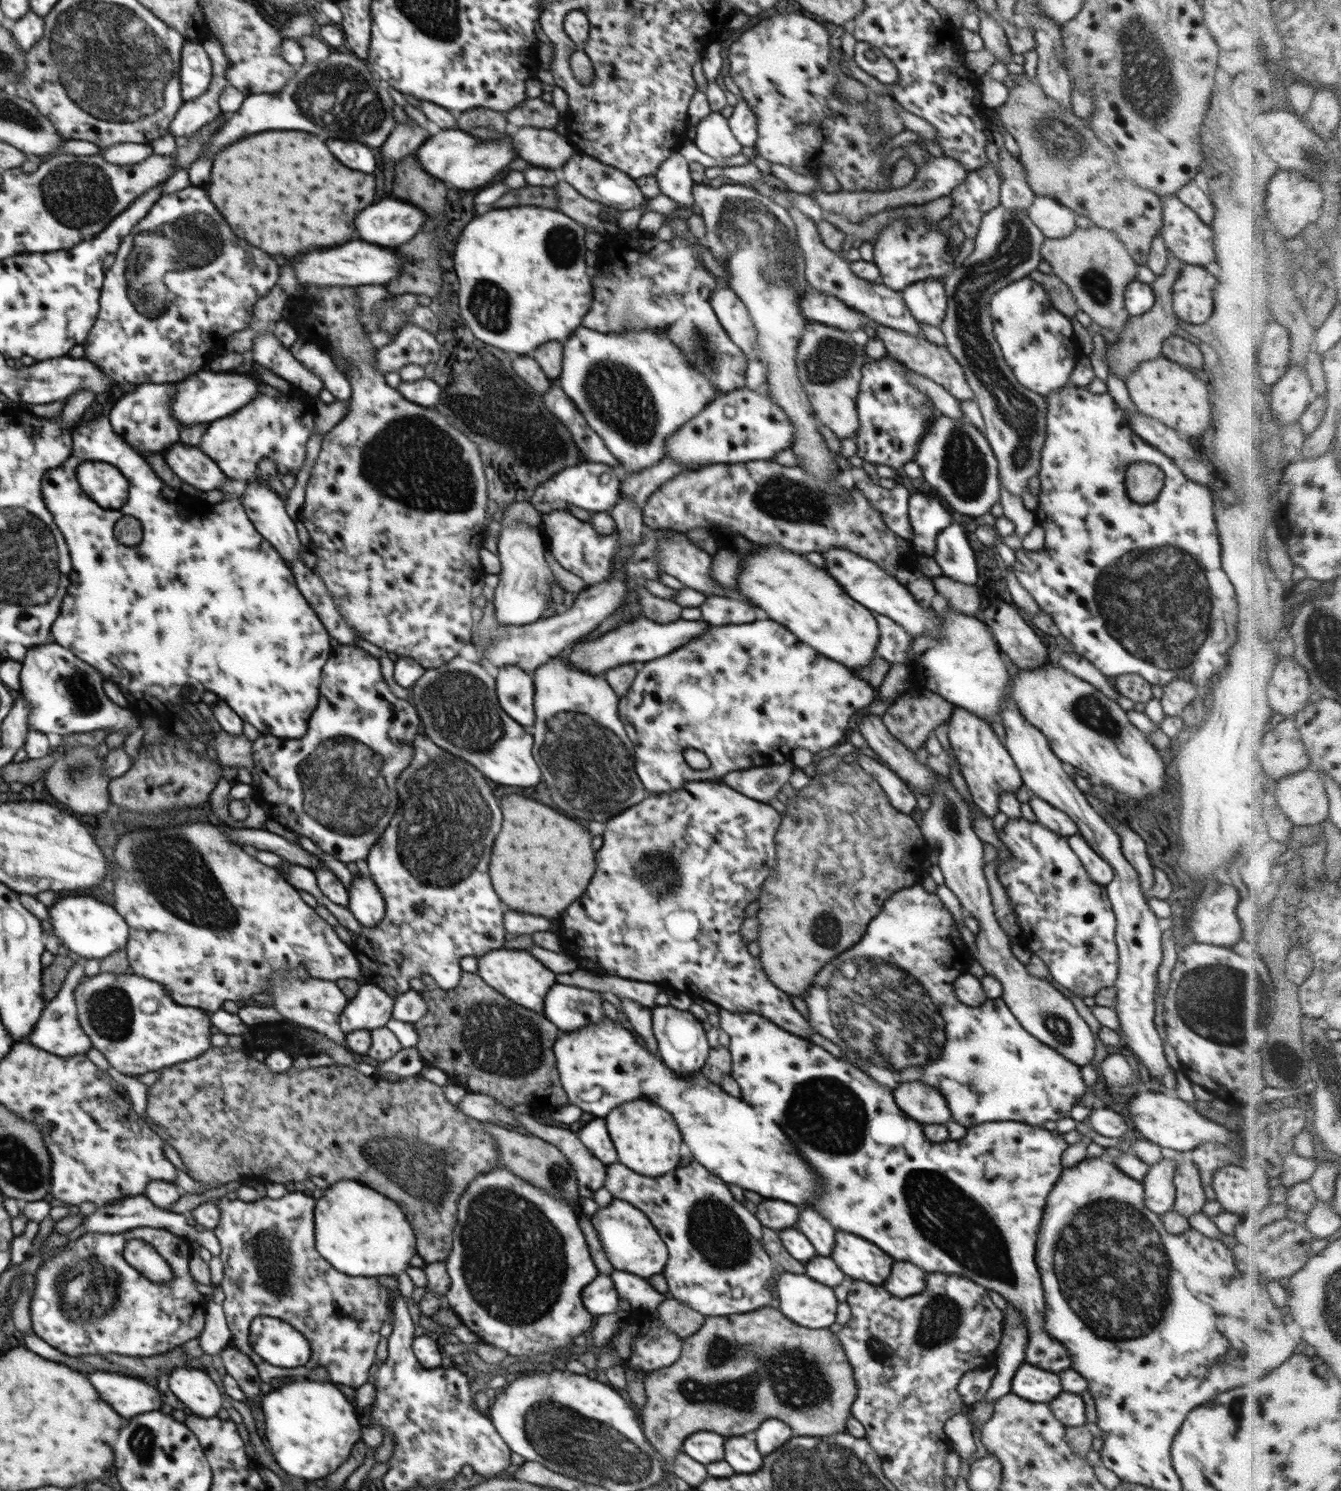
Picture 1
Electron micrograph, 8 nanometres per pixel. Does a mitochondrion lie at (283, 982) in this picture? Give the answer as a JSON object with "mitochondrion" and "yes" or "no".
{"mitochondrion":"yes"}

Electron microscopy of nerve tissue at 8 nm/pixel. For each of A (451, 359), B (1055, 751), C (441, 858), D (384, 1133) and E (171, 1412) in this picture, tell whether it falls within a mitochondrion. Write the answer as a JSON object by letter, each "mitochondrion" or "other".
{"A":"other","B":"other","C":"mitochondrion","D":"mitochondrion","E":"other"}

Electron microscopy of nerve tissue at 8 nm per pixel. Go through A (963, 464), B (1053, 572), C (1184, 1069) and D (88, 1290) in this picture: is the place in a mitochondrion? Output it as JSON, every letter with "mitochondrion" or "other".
{"A":"mitochondrion","B":"other","C":"other","D":"mitochondrion"}

